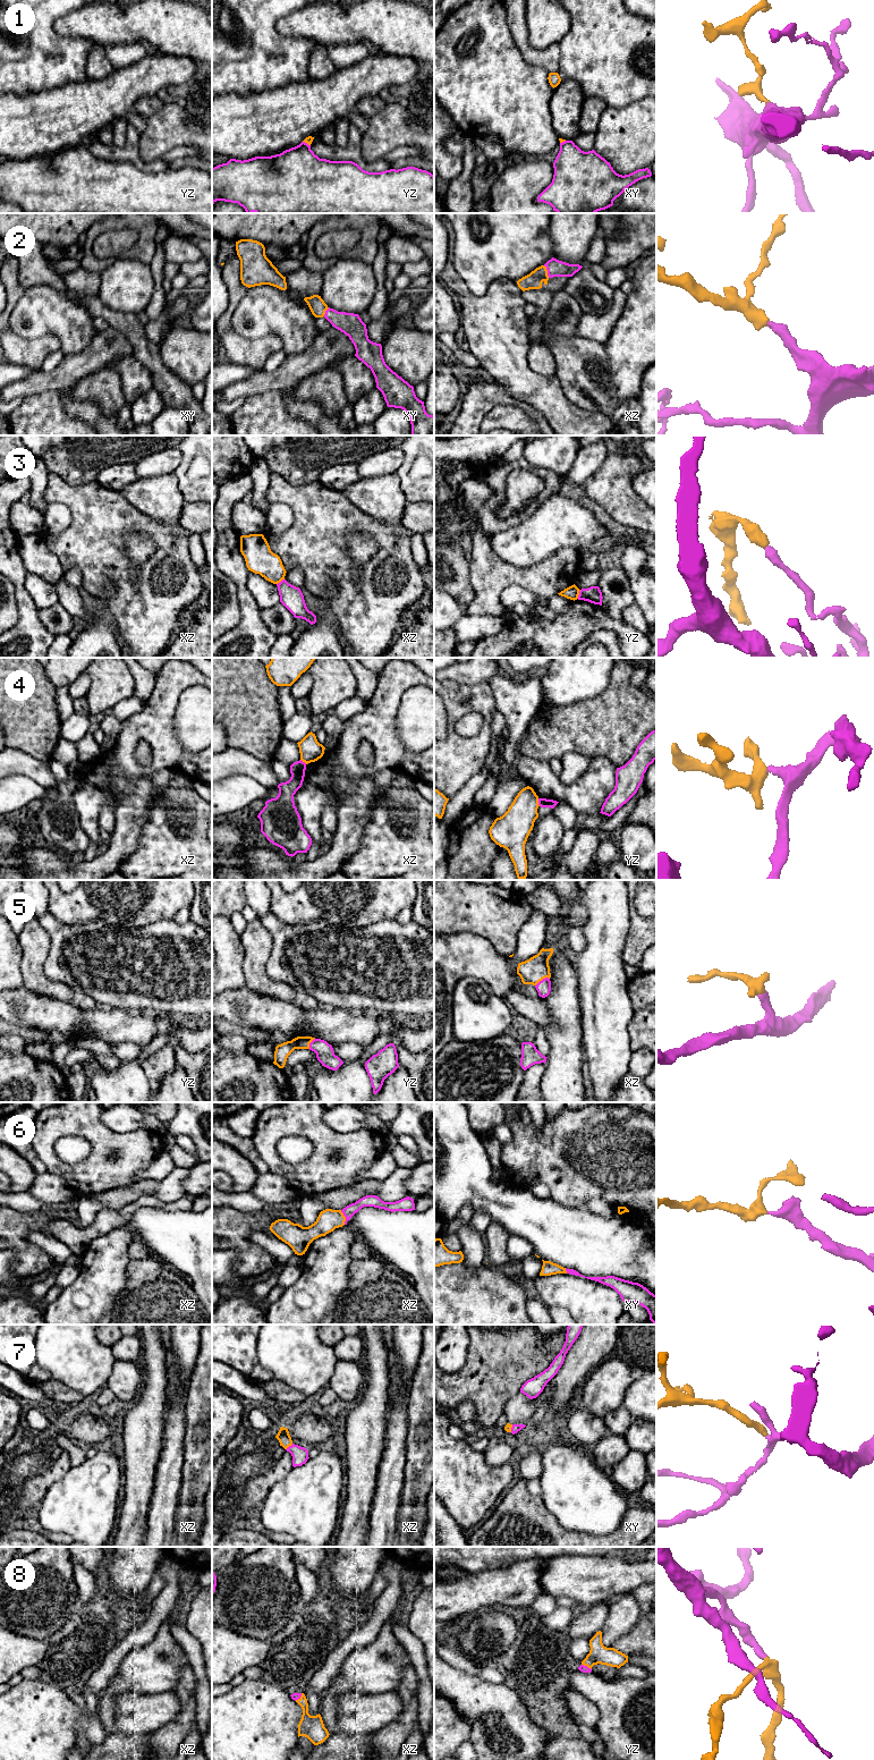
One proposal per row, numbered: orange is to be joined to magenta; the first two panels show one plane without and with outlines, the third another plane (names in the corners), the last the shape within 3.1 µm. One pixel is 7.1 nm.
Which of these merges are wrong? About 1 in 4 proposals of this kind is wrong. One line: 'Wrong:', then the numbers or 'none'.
Wrong: 3, 4

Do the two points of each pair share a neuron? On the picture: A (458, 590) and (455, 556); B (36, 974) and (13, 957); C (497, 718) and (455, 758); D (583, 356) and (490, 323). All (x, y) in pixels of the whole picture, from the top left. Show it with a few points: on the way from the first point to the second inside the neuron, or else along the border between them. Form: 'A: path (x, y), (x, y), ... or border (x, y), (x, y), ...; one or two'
A: path (457, 582), (455, 564); one
B: border (17, 937), (20, 948), (22, 986); two
C: border (495, 708), (491, 722), (492, 736); two
D: border (527, 321), (527, 336), (529, 339); two

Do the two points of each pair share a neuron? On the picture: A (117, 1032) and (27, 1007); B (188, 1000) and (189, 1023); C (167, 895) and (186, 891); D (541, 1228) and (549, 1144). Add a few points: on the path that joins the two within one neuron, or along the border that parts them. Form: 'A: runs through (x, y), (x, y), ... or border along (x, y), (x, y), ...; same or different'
A: runs through (94, 1023), (50, 1014); same
B: border along (184, 1016), (200, 1017); different
C: runs through (171, 891), (181, 891); same
D: border along (550, 1198), (567, 1207), (575, 1208); different

